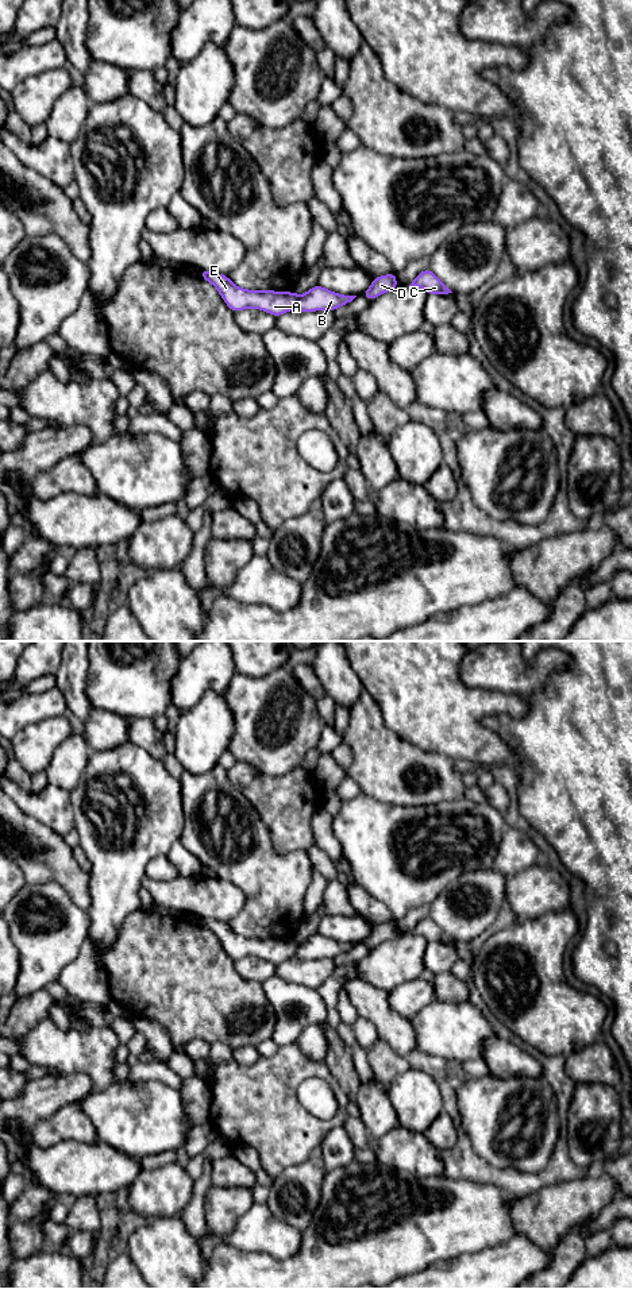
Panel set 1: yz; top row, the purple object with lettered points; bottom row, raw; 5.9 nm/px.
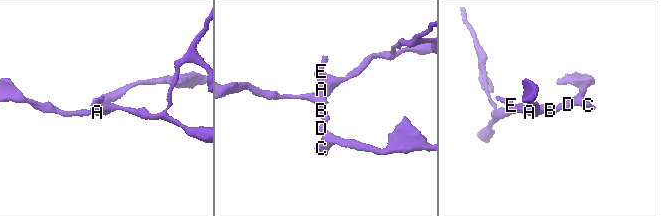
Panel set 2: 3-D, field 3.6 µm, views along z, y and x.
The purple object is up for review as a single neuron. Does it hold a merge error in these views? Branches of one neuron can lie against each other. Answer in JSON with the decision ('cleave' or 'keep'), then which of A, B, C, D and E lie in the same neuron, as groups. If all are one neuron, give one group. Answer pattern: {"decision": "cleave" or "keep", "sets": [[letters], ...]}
{"decision": "cleave", "sets": [["A", "E"], ["B", "C", "D"]]}

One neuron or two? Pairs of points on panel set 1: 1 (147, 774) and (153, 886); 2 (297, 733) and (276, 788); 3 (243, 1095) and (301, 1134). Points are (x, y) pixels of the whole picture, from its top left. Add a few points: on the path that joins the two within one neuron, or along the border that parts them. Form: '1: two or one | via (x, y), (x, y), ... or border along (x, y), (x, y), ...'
1: two | border along (145, 873), (141, 886)
2: two | border along (250, 764), (272, 776), (286, 775), (301, 765)
3: one | via (258, 1107), (286, 1133)

